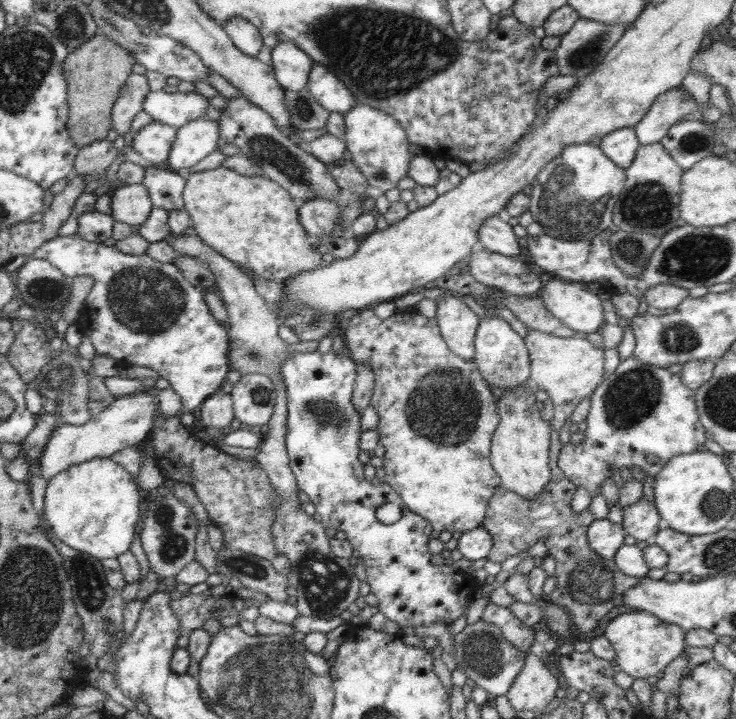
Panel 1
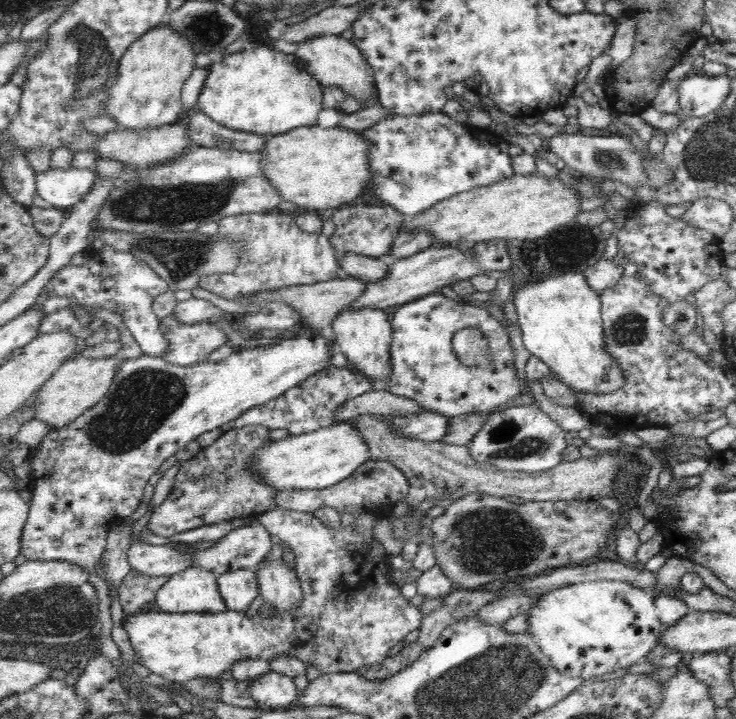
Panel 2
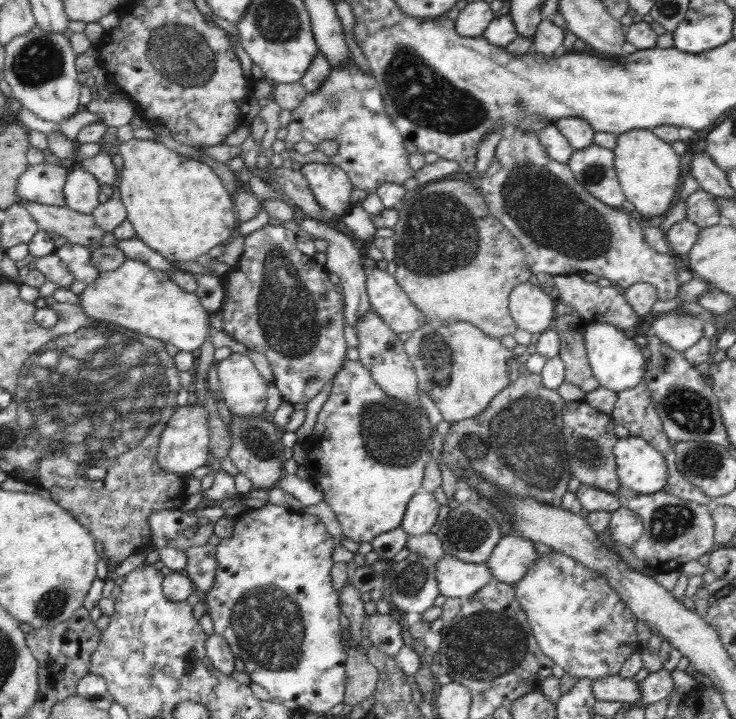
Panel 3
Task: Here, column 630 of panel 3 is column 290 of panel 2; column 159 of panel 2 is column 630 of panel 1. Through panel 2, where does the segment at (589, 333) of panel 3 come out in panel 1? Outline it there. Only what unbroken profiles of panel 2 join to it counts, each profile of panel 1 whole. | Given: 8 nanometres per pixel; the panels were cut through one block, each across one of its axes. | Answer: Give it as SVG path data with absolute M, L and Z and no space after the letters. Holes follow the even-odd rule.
M632 357L623 360L618 365L615 372L610 374L610 376L605 378L599 386L596 387L596 390L592 393L589 402L590 409L586 419L587 429L584 432L584 440L578 444L573 444L571 442L564 444L559 452L557 464L562 469L564 476L566 476L570 482L573 482L577 487L580 486L580 488L584 488L590 496L601 494L600 488L602 488L604 480L612 479L612 468L614 468L614 470L622 470L622 468L628 468L628 470L630 470L630 468L634 468L634 466L636 466L636 468L640 468L644 474L654 477L662 470L664 464L674 458L674 456L678 456L678 454L690 454L690 452L696 452L700 446L704 446L704 444L706 444L706 431L704 430L702 424L700 424L695 400L695 391L688 388L682 382L679 373L672 374L672 372L668 371L666 368L654 366Z

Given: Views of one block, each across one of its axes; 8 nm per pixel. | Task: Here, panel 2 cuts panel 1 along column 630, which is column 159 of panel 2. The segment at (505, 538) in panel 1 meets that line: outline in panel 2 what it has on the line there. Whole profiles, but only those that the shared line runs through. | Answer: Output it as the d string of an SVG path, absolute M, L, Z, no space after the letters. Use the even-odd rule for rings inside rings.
M131 571L120 582L119 598L124 614L140 613L148 603L155 603L156 591L169 576L146 576Z

